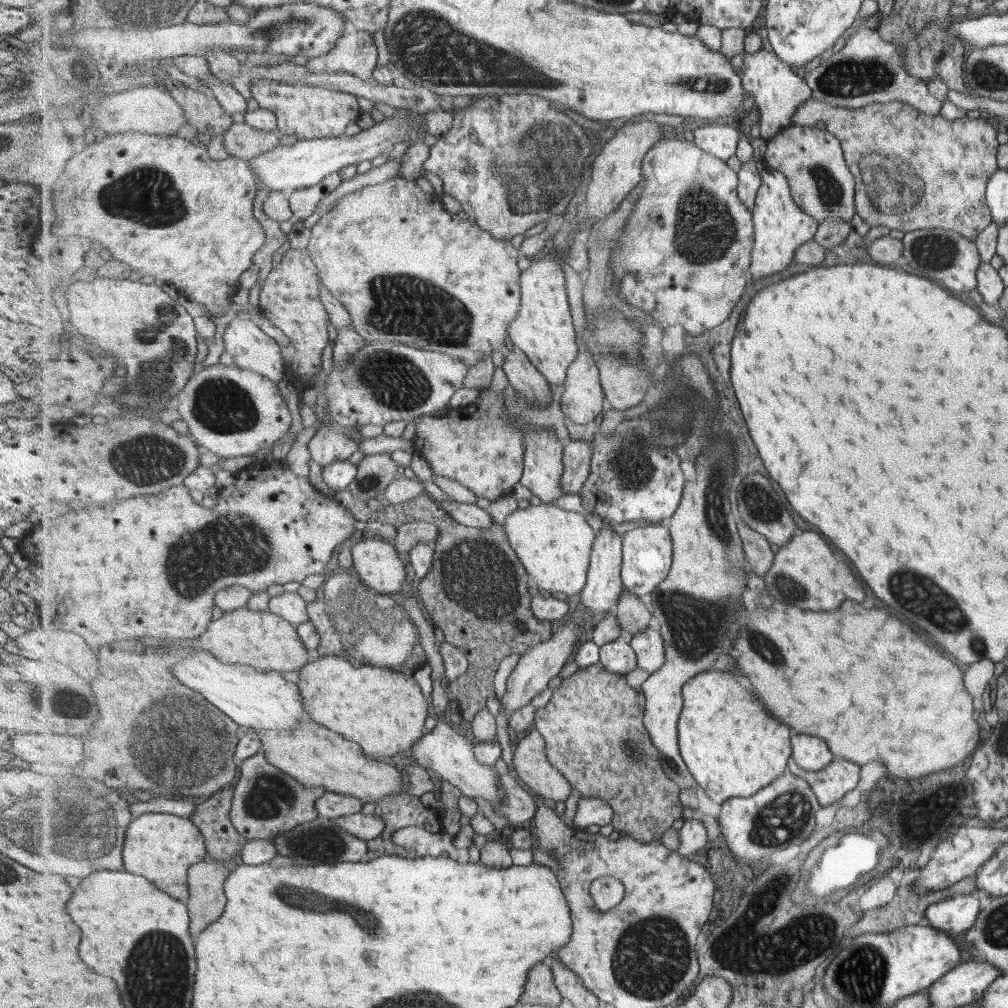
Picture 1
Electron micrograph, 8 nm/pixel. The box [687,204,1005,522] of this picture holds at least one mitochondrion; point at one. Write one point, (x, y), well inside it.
(935, 254)

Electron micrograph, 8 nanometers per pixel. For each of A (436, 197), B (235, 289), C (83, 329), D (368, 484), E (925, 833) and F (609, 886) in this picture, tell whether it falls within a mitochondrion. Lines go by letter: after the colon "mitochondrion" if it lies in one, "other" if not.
A: other
B: other
C: other
D: mitochondrion
E: other
F: other

